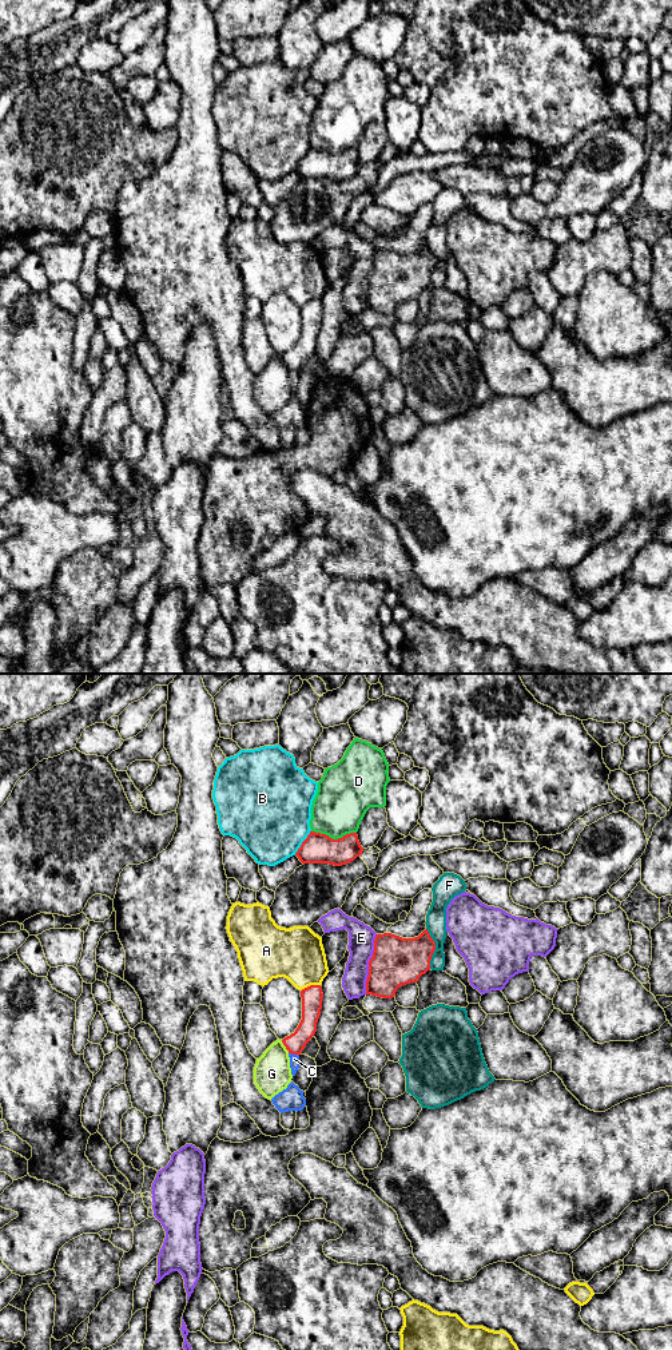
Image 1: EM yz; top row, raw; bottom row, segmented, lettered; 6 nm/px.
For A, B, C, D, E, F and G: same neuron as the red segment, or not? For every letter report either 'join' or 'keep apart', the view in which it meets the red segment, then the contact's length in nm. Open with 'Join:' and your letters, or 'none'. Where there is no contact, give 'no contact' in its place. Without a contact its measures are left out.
Join: none
A: keep apart; meets red in yz; contact 130 nm long
B: keep apart; meets red in yz; contact 180 nm long
C: keep apart; meets red in yz; contact 70 nm long
D: keep apart; meets red in yz; contact 280 nm long
E: keep apart; meets red in yz; contact 360 nm long
F: keep apart; meets red in yz; contact 240 nm long
G: keep apart; meets red in yz; contact 90 nm long

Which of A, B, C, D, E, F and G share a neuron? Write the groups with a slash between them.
A / B / C / D / E / F / G

